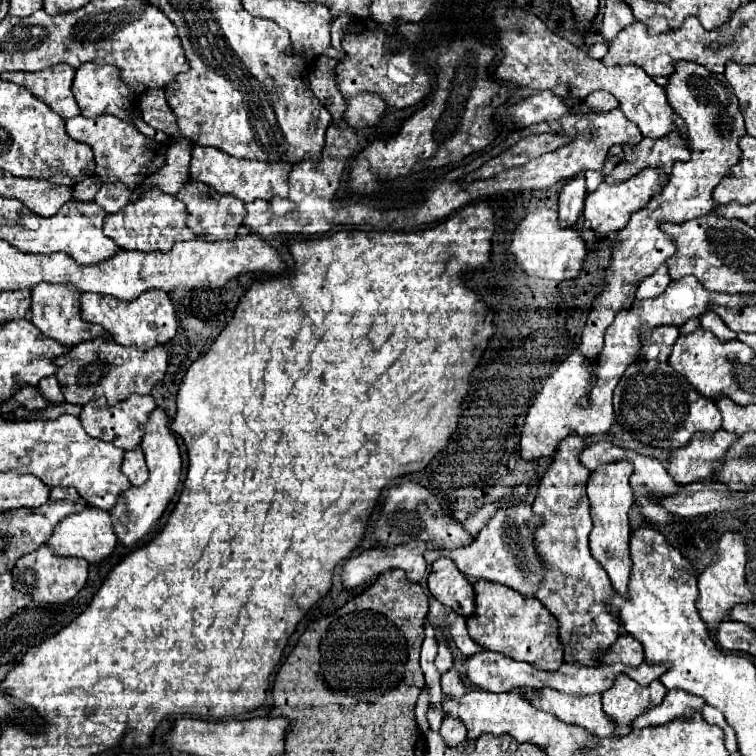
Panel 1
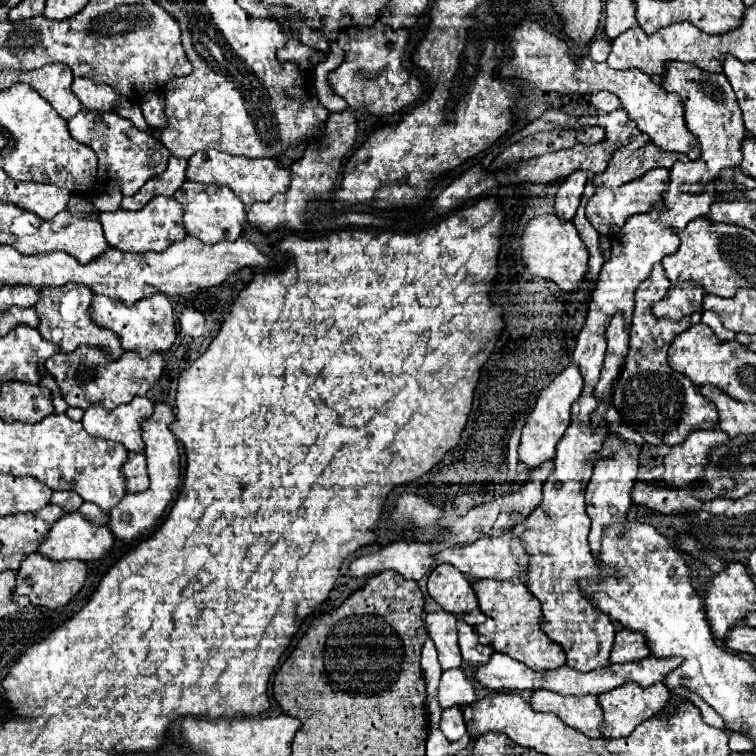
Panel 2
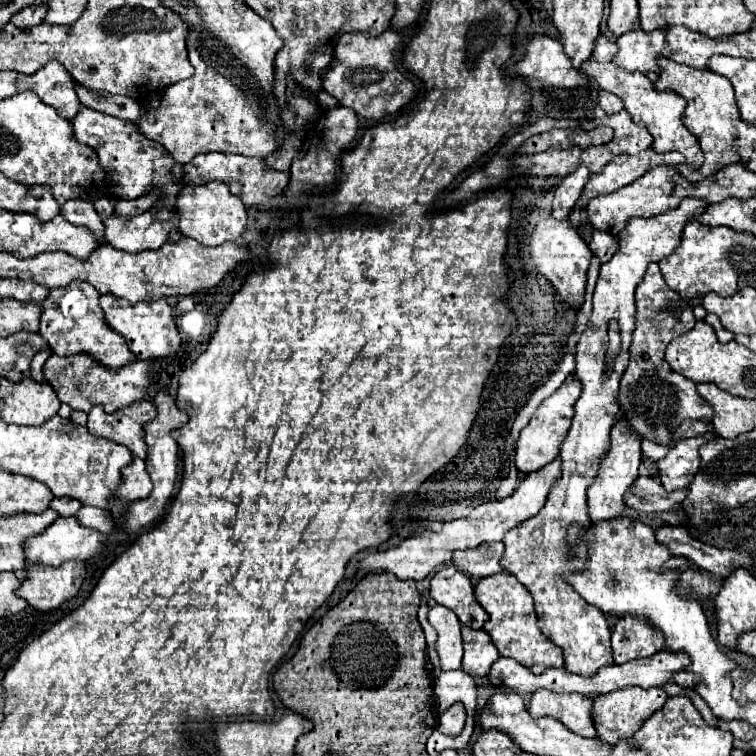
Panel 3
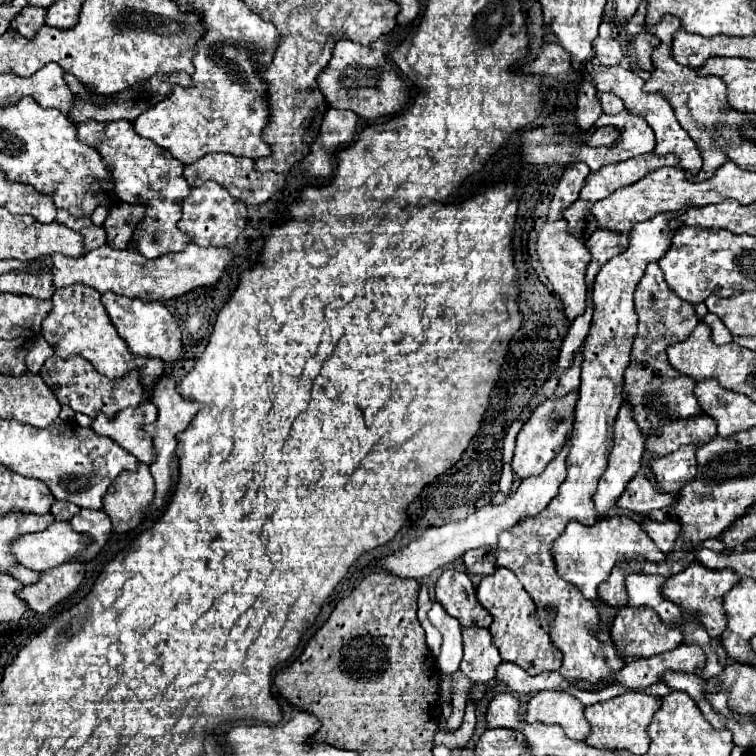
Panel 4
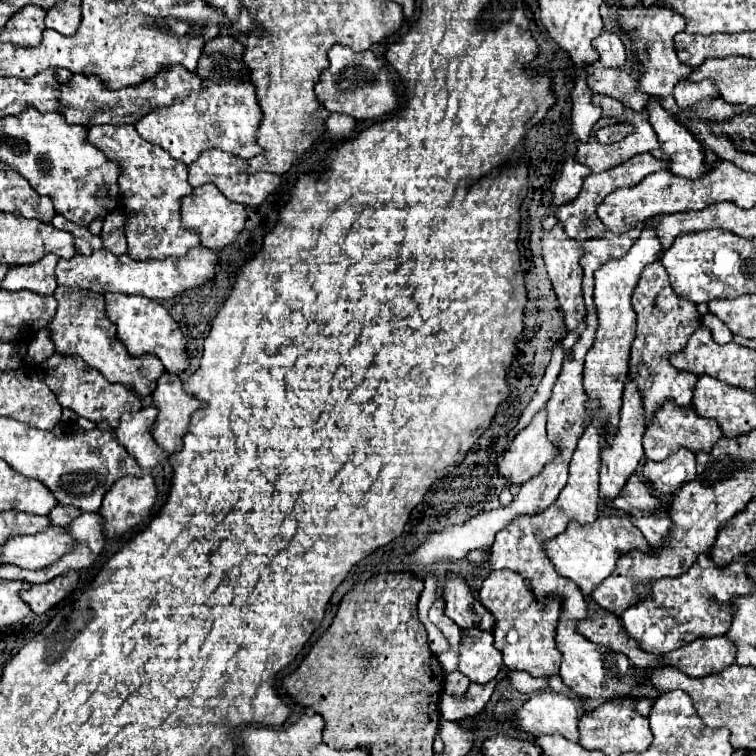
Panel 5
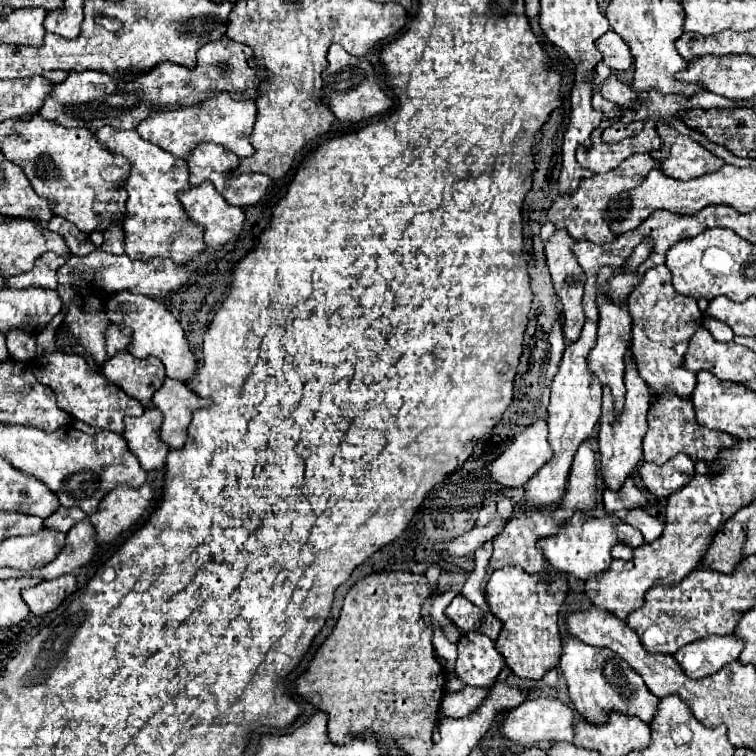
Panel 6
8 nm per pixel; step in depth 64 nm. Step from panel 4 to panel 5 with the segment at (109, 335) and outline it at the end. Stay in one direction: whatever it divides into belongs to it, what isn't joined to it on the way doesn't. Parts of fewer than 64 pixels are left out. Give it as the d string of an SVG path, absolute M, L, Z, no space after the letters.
M58 286L54 292L58 302L56 316L48 322L50 340L56 346L56 352L62 356L82 356L92 368L100 370L100 374L110 382L128 384L140 396L148 396L156 388L156 380L164 374L164 366L156 356L130 356L124 344L116 338L116 326L108 320L104 312L104 296L92 290Z

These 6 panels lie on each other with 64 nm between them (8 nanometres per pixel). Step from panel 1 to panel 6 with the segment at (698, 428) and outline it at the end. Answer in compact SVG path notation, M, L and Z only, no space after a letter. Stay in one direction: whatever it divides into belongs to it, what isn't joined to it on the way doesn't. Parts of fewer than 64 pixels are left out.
M662 264L652 266L644 272L642 282L628 296L628 308L634 318L632 356L640 378L648 384L654 396L672 392L684 400L690 398L692 388L696 386L696 374L684 370L678 362L682 362L682 356L688 348L688 340L692 338L696 328L702 326L704 320L704 314L698 310L696 300L680 296L672 288L672 274Z

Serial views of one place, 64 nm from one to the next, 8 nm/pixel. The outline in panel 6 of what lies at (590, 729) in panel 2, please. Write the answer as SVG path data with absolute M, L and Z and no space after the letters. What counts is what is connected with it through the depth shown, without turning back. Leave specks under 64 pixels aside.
M534 696L526 700L524 704L520 704L518 708L510 710L500 730L506 738L514 740L516 746L532 746L542 740L572 742L574 740L574 708L552 696Z

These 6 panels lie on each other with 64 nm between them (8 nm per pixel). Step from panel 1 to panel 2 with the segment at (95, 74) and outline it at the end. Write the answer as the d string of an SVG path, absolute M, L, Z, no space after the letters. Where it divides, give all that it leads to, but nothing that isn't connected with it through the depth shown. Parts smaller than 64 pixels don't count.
M76 76L72 92L88 112L114 112L120 102L120 94L112 86L98 84L90 76Z

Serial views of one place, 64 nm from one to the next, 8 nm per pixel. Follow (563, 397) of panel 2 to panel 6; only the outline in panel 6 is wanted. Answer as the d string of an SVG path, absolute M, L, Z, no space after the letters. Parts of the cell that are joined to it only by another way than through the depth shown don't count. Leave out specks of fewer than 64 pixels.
M538 418L512 440L504 454L488 464L488 470L492 480L500 482L502 486L516 488L524 486L552 458L552 454L546 420Z

